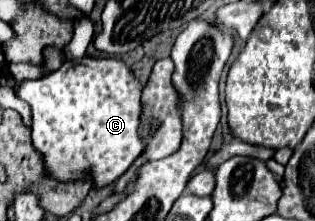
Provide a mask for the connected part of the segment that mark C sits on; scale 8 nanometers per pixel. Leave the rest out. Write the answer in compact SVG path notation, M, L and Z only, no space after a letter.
M83 57L83 59L75 59L75 61L65 61L61 65L61 69L57 69L55 73L39 79L39 81L23 81L17 89L17 95L21 99L27 99L27 103L31 105L33 109L33 143L35 143L35 149L41 153L43 161L45 161L45 169L47 173L57 179L57 181L81 181L81 179L87 179L89 175L93 177L95 181L95 189L103 189L107 185L111 185L117 177L121 177L125 173L125 169L129 169L129 165L143 153L145 149L145 143L141 141L141 133L139 133L139 127L141 127L141 111L143 111L143 99L141 99L141 93L145 89L145 83L141 83L135 73L121 61L121 59L115 59L115 57Z

